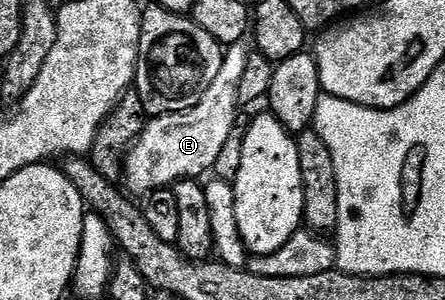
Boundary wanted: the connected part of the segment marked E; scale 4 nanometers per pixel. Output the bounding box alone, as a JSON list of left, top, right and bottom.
[124,41,249,194]

